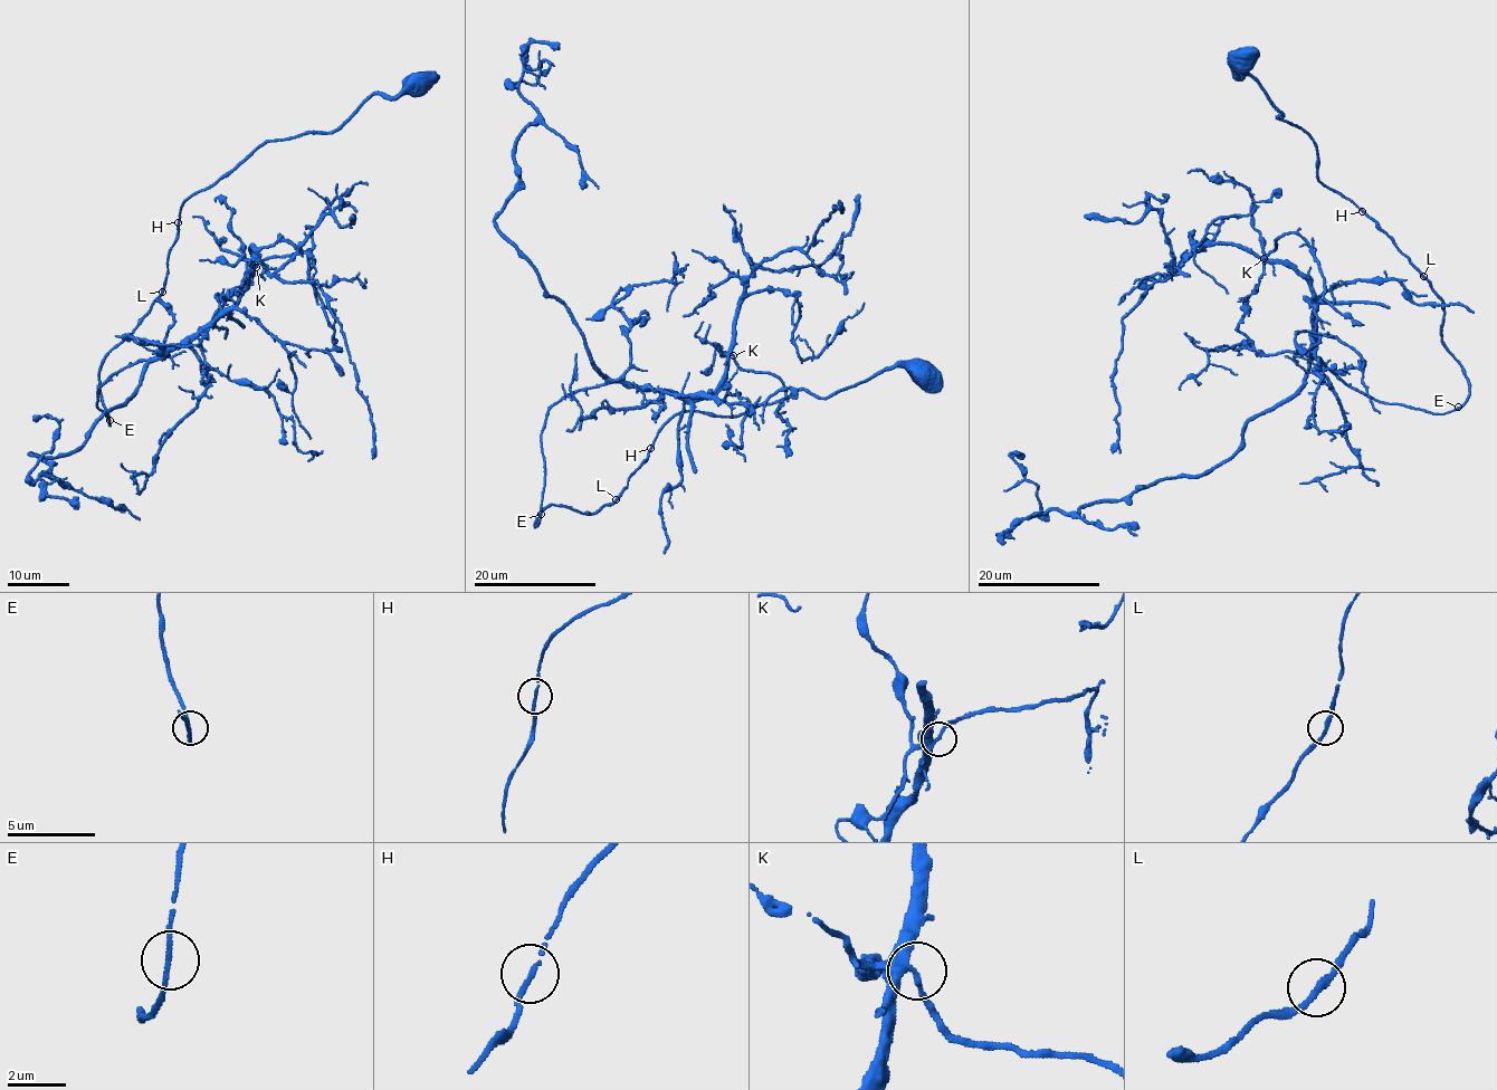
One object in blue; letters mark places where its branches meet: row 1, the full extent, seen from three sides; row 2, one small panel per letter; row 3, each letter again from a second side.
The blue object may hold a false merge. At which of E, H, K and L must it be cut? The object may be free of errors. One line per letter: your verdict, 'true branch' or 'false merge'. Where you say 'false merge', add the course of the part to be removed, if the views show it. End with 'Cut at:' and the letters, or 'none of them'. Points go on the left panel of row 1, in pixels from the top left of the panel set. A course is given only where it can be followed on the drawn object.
E: true branch
H: true branch
K: true branch
L: true branch
Cut at: none of them

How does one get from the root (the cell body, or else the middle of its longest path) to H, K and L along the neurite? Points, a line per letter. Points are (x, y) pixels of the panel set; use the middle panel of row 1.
H: (923, 366), (886, 366), (825, 398), (798, 389), (739, 416), (682, 411), (661, 428), (650, 447)
K: (923, 366), (682, 411), (611, 504), (534, 526), (551, 408), (613, 382), (705, 399), (733, 355)
L: (923, 366), (886, 366), (825, 398), (798, 389), (739, 416), (682, 411), (661, 428), (616, 499)

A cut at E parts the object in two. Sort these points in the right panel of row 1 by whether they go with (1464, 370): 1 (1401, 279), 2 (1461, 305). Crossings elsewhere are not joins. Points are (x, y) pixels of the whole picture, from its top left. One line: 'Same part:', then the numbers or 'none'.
Same part: none

